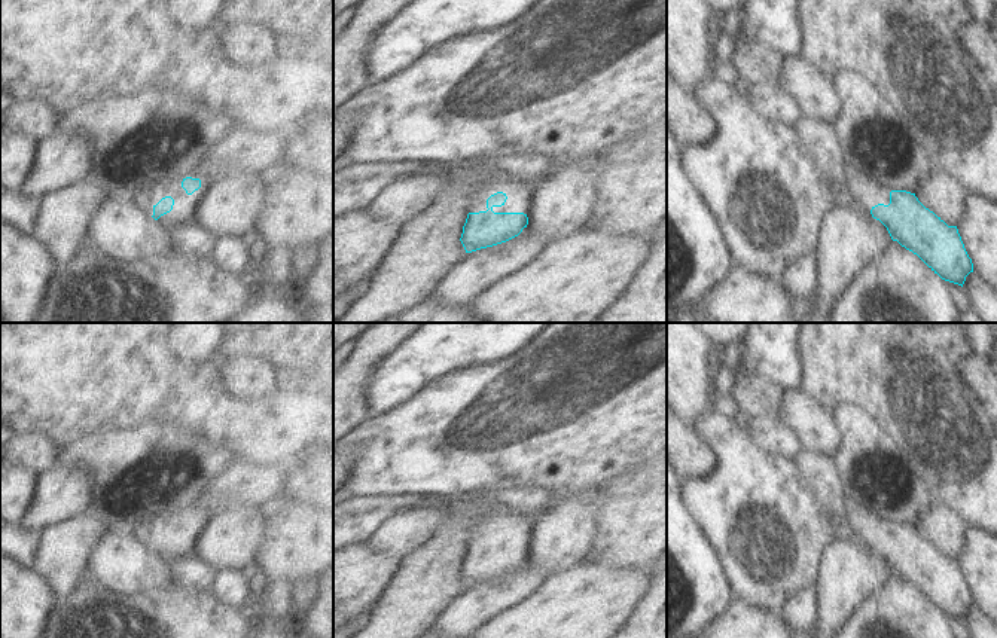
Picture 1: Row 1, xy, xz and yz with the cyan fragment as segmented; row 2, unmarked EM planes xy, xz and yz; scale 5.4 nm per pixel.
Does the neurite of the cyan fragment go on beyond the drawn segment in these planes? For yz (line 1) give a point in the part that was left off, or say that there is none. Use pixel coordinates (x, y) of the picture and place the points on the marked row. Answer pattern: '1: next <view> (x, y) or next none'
1: next none

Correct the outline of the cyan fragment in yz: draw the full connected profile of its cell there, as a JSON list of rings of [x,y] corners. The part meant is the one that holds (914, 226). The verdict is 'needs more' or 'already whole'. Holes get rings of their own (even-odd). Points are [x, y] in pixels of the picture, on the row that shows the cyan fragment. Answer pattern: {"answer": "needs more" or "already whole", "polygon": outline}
{"answer": "already whole", "polygon": [[[891,190],[890,204],[872,207],[871,214],[887,228],[893,241],[917,254],[942,280],[963,287],[966,277],[973,272],[972,259],[964,248],[957,226],[948,226],[940,217],[926,208],[915,193]]]}

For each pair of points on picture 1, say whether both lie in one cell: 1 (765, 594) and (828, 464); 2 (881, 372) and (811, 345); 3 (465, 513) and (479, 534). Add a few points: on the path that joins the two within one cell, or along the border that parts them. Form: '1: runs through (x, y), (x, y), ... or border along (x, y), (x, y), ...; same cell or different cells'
1: runs through (795, 564), (798, 558), (798, 503), (801, 497); same cell
2: runs through (863, 372), (856, 369), (829, 345); same cell
3: border along (485, 491), (481, 518), (466, 536), (466, 546); different cells

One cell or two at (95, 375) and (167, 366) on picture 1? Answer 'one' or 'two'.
one

